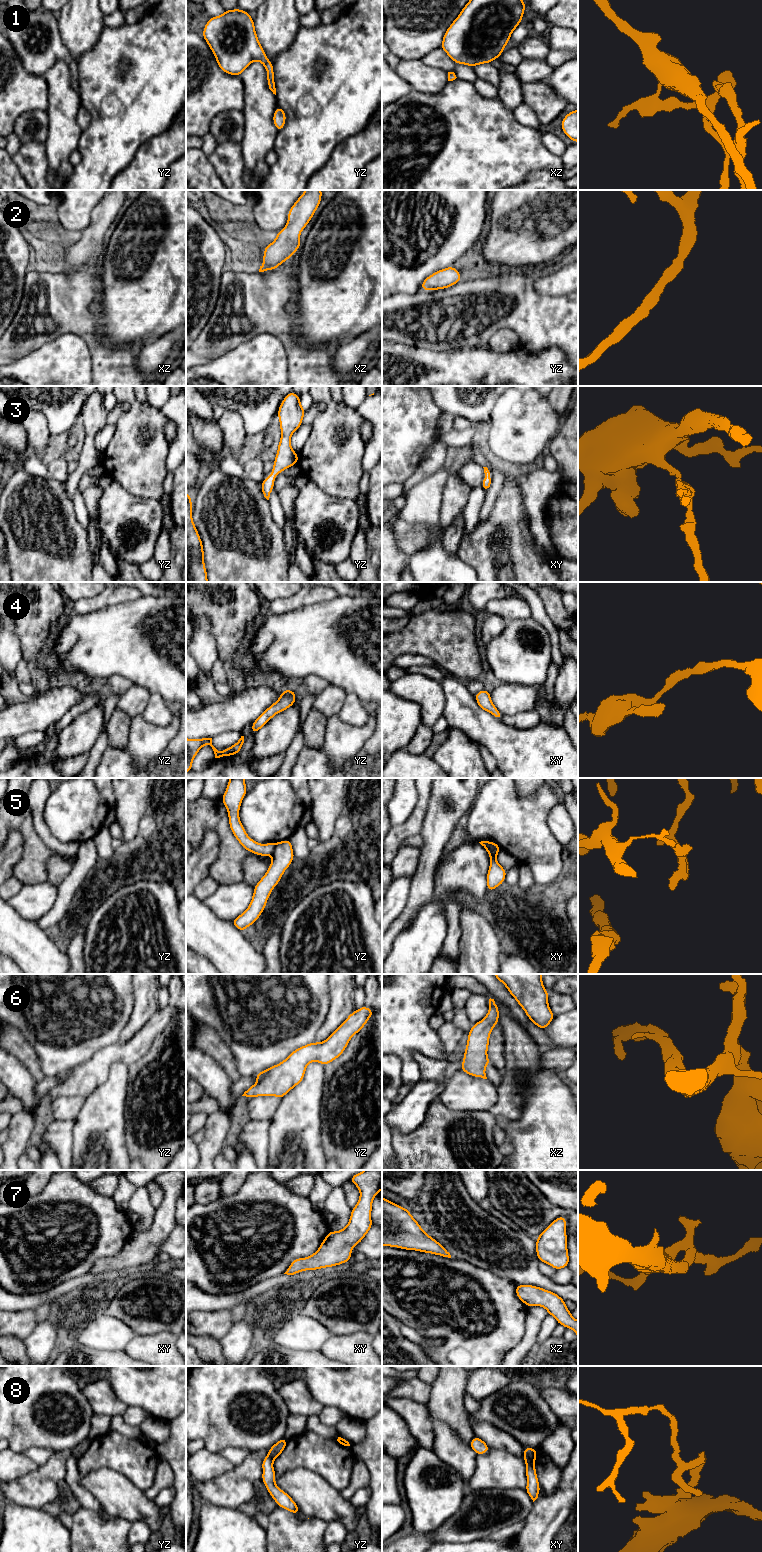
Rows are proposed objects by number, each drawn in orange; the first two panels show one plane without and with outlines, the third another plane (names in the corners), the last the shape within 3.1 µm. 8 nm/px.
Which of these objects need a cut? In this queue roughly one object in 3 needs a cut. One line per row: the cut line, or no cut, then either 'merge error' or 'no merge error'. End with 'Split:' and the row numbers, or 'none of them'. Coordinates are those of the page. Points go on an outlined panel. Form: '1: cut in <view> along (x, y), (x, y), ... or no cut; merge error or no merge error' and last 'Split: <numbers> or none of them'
1: no cut; no merge error
2: no cut; no merge error
3: no cut; no merge error
4: no cut; no merge error
5: cut in xy along (487, 841), (490, 847), (498, 851); merge error
6: no cut; no merge error
7: no cut; no merge error
8: cut in xy along (534, 1457), (528, 1457), (525, 1460); merge error
Split: 5, 8

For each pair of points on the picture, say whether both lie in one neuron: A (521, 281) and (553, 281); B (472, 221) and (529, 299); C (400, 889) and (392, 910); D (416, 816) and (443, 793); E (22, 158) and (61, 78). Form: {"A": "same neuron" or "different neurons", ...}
{"A": "different neurons", "B": "different neurons", "C": "same neuron", "D": "different neurons", "E": "different neurons"}

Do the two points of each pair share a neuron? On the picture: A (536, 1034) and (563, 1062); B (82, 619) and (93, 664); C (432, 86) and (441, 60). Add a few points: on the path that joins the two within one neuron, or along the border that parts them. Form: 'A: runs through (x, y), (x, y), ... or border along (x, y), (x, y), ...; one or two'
A: border along (555, 1047), (542, 1049); two
B: runs through (82, 630), (93, 643), (93, 653); one
C: border along (420, 59), (427, 65), (441, 68), (447, 72); two

